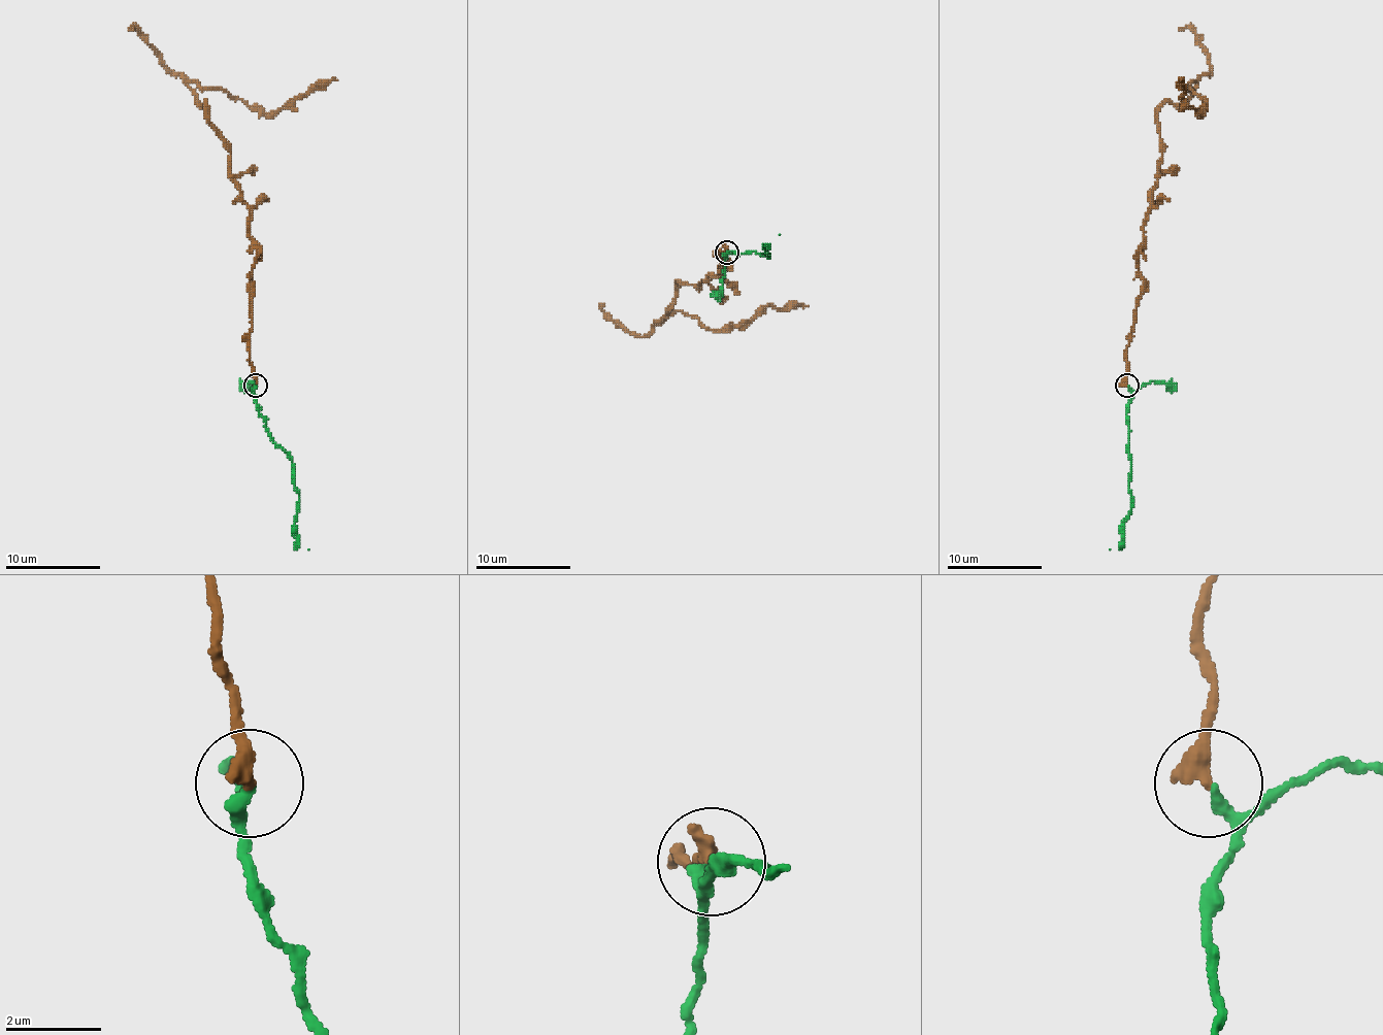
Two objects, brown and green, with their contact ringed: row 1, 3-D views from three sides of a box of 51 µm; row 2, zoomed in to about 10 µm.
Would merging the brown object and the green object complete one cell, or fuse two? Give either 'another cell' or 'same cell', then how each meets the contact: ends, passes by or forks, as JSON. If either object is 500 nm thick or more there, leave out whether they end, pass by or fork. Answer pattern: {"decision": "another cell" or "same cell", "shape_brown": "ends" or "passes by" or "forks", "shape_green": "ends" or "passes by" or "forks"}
{"decision": "same cell", "shape_brown": "ends", "shape_green": "passes by"}

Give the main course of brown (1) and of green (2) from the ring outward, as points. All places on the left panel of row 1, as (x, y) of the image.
1: (257, 386), (250, 208), (230, 172), (230, 143), (195, 90), (211, 87), (275, 113), (337, 79)
2: (257, 386), (254, 402), (266, 431), (292, 462), (299, 511), (294, 524), (297, 544), (308, 549)

